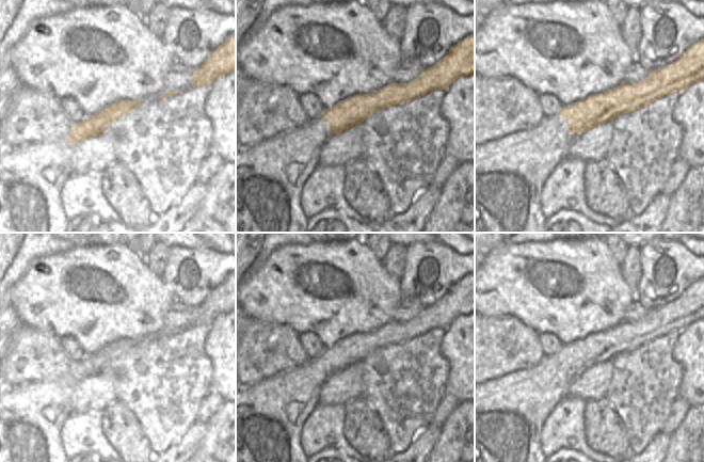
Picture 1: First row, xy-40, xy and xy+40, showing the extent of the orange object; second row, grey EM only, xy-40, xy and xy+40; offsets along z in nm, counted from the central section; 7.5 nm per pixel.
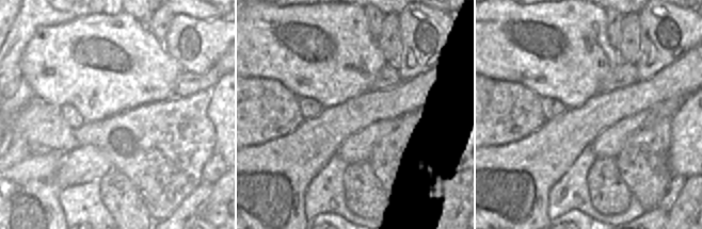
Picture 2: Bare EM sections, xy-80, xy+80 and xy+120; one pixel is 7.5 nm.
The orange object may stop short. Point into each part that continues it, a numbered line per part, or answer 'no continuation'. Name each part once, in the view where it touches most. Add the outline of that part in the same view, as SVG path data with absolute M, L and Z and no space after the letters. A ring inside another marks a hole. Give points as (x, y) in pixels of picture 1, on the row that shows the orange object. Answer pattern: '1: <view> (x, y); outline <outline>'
1: xy+40 (509, 173); outline M557 113L545 117L535 128L475 145L475 233L543 233L546 220L541 210L543 185L579 137L578 132L569 132L569 123Z

